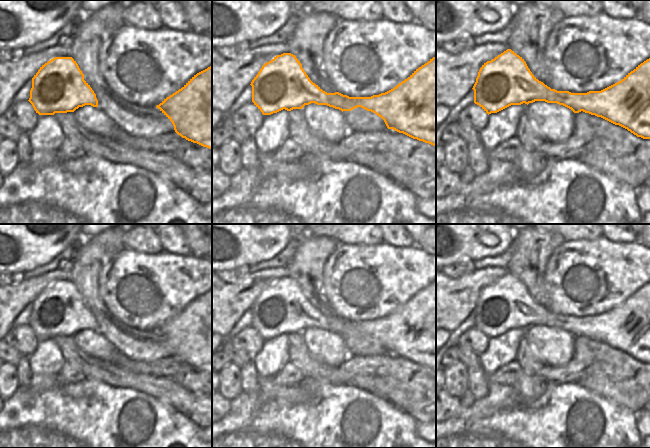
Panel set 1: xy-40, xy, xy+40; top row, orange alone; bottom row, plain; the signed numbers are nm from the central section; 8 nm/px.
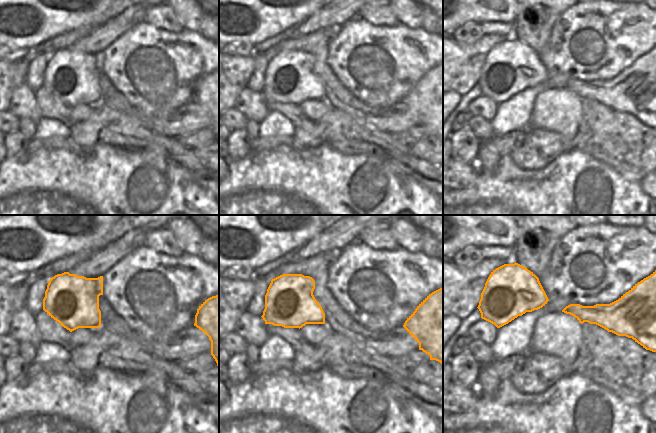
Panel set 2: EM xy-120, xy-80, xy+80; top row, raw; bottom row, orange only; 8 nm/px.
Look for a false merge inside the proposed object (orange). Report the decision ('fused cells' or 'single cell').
single cell

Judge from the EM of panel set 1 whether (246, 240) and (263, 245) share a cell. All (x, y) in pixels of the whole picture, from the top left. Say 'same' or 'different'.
same

